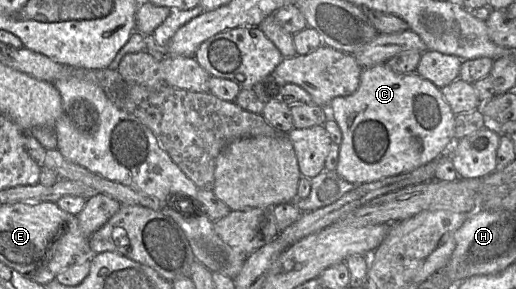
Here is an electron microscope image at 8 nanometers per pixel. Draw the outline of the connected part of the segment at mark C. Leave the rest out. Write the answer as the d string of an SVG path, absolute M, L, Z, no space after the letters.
M386 63L378 64L369 68L364 68L360 77L360 84L357 90L351 95L338 96L333 98L329 106L325 107L325 109L328 110L329 117L336 121L342 134L342 141L340 143L338 155L338 163L335 168L335 172L344 180L355 185L366 182L373 182L386 177L395 176L415 170L422 165L437 160L440 156L446 155L446 153L451 149L454 142L455 114L453 114L450 106L445 101L441 90L429 80L422 78L416 72L396 73Z

